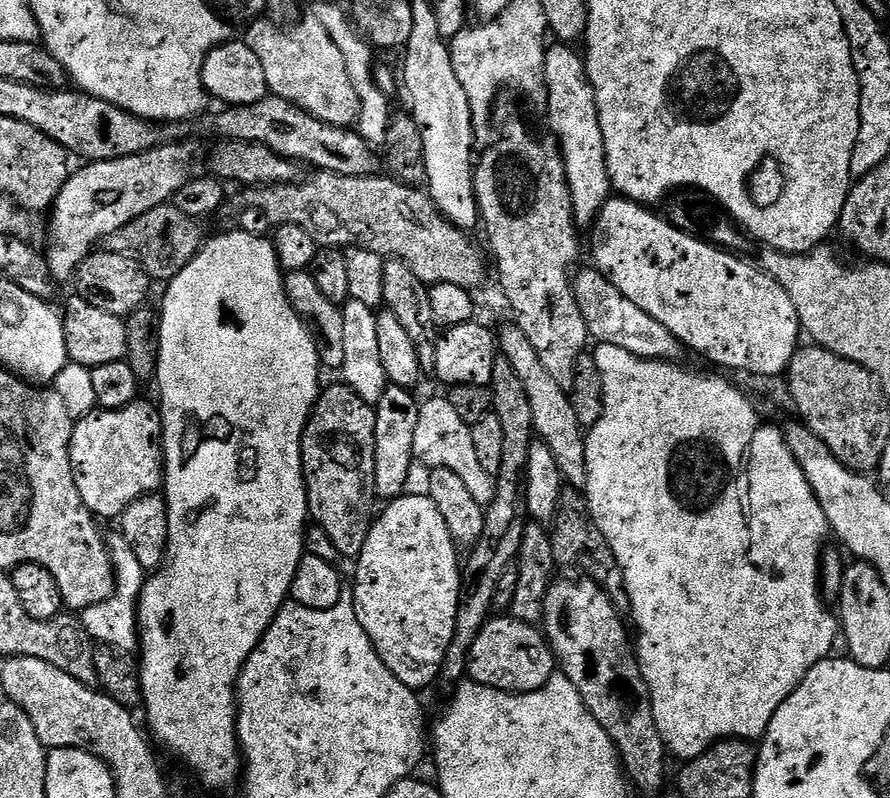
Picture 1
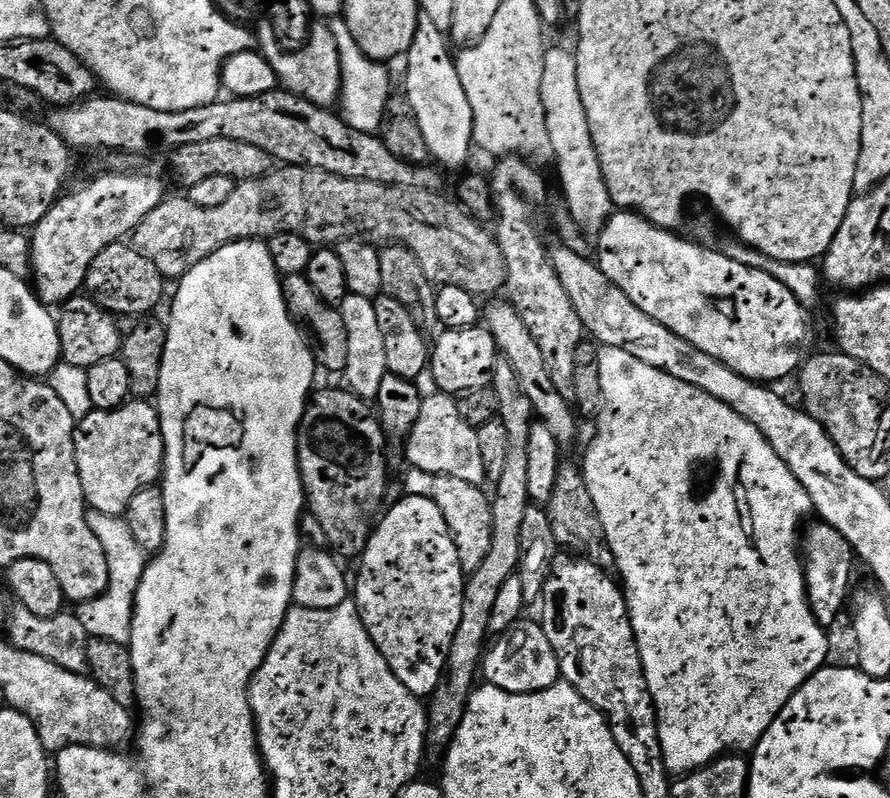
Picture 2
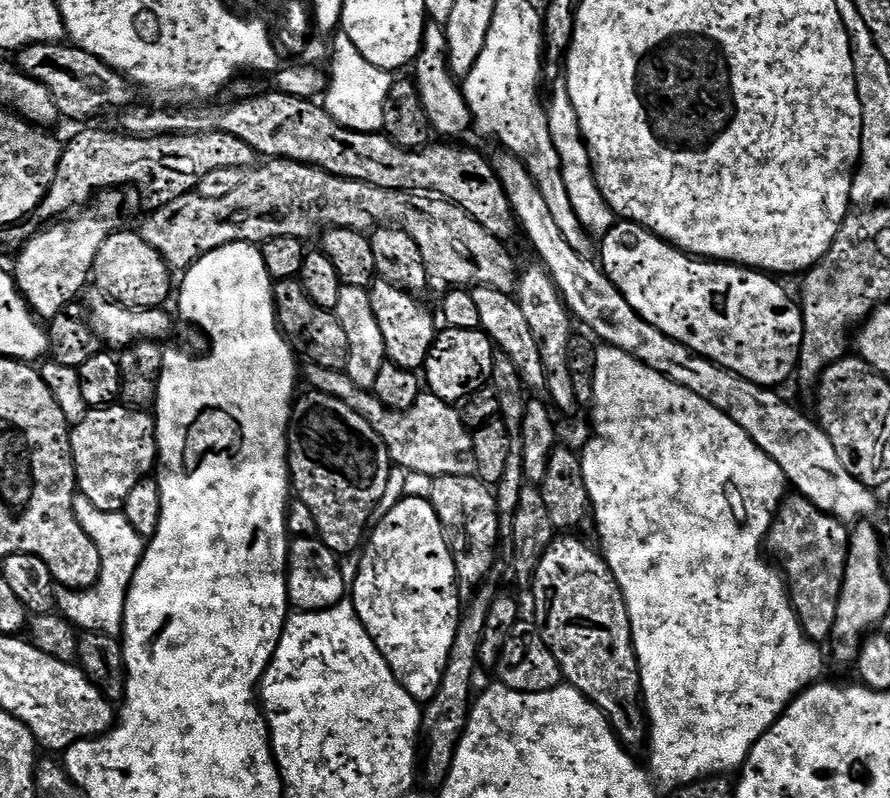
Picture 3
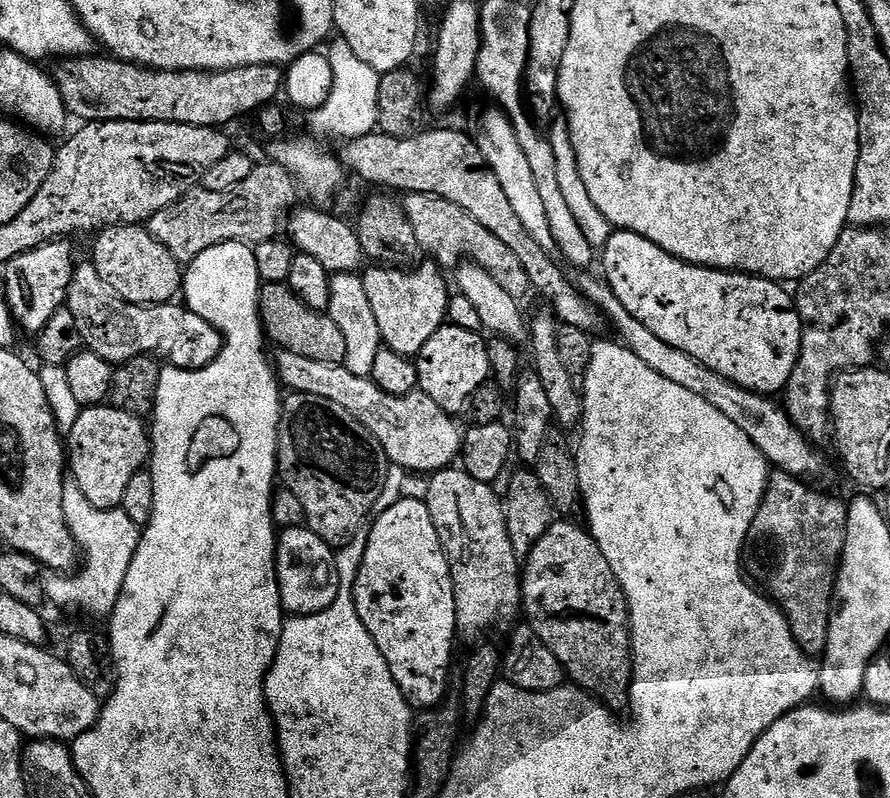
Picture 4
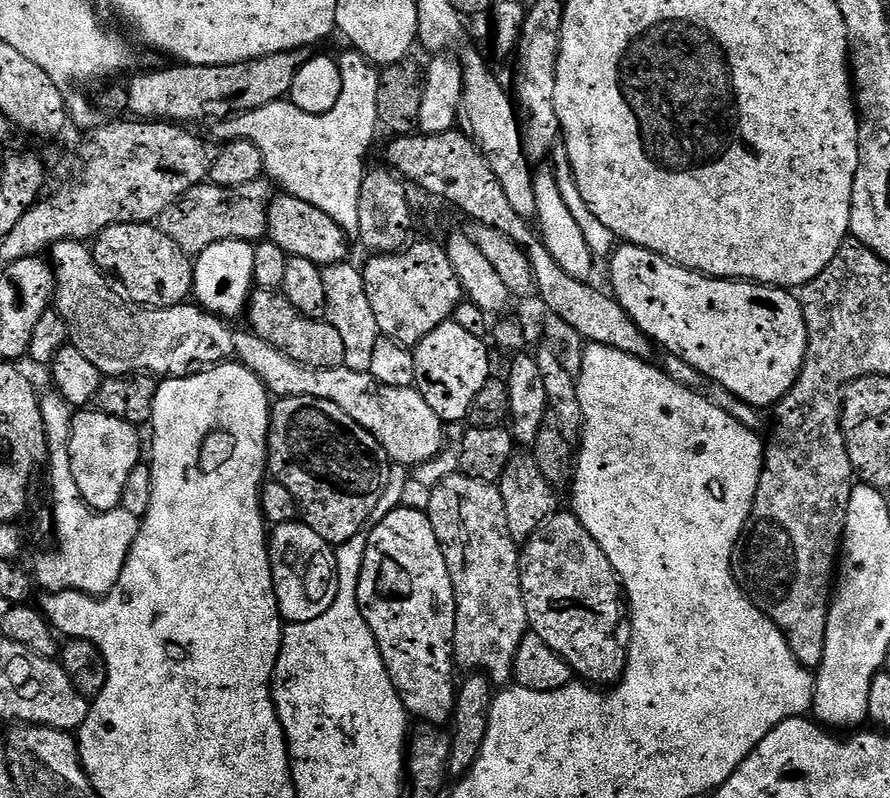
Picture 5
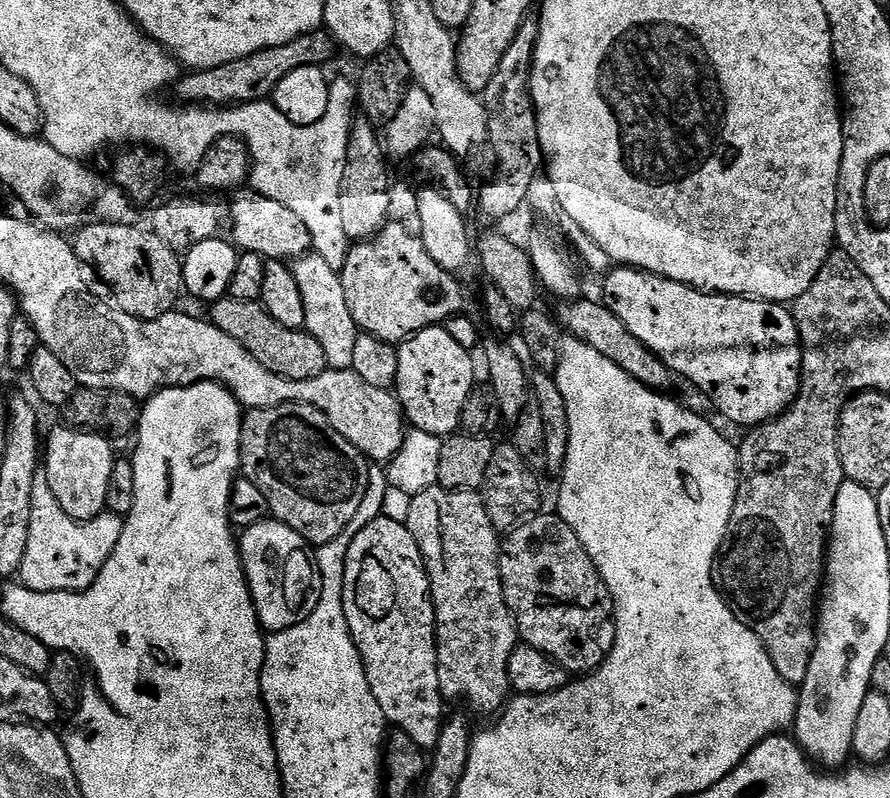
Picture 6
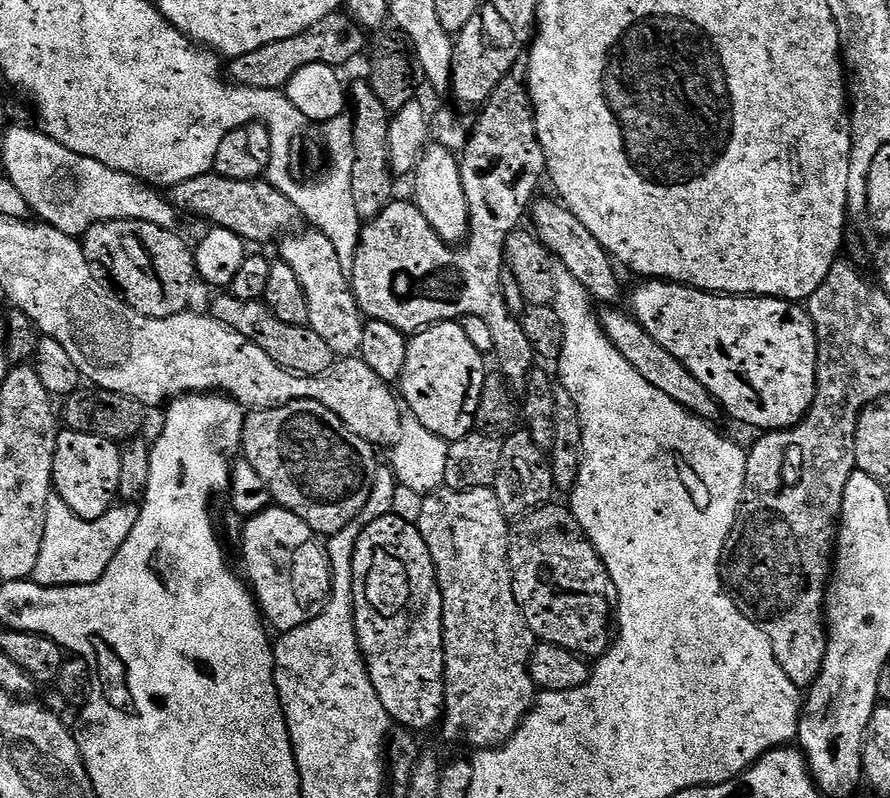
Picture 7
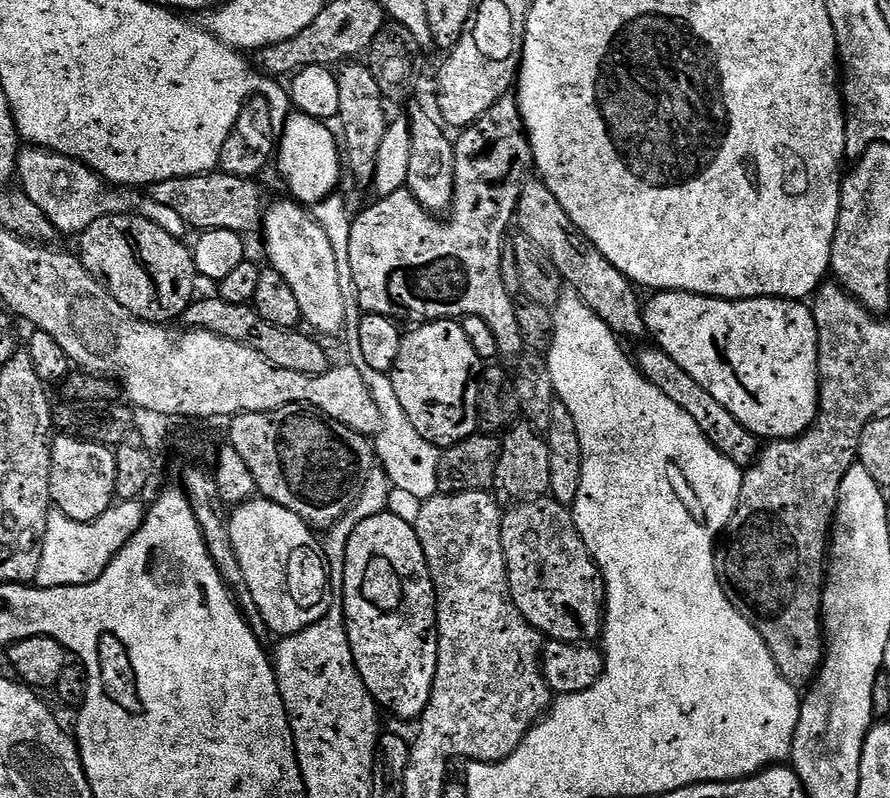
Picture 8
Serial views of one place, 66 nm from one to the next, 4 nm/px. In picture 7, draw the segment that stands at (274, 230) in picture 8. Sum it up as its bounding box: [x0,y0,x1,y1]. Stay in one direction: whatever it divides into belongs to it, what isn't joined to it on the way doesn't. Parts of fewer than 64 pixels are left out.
[279,230,366,358]

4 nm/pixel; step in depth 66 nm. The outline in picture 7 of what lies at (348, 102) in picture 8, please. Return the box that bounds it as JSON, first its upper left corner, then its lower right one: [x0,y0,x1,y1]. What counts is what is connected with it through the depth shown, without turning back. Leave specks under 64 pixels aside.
[350,79,394,222]

